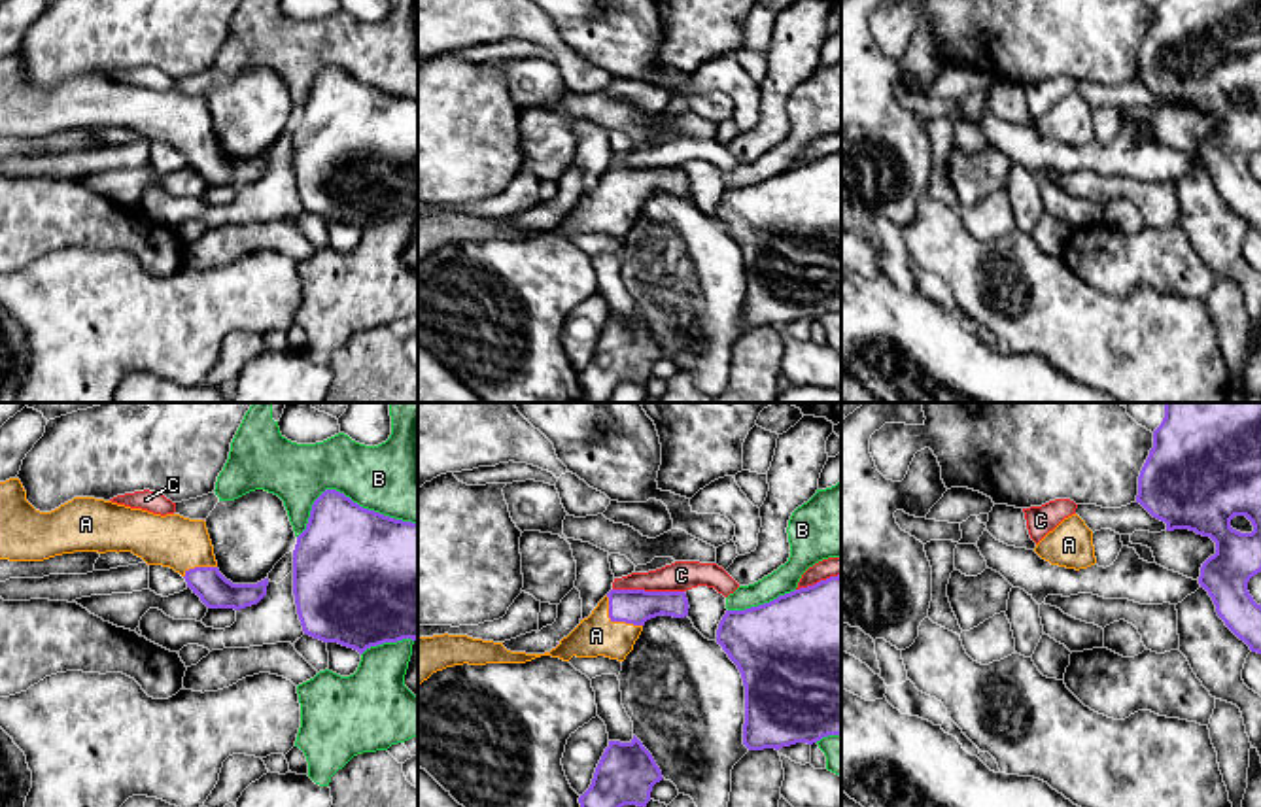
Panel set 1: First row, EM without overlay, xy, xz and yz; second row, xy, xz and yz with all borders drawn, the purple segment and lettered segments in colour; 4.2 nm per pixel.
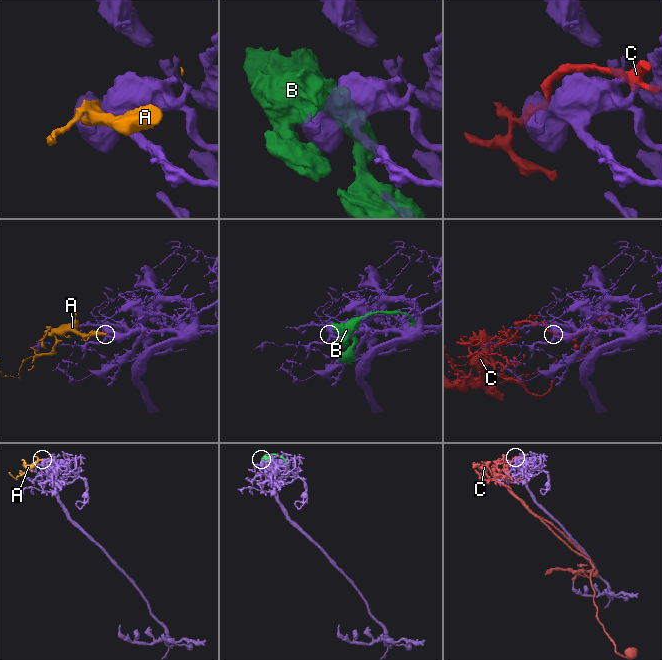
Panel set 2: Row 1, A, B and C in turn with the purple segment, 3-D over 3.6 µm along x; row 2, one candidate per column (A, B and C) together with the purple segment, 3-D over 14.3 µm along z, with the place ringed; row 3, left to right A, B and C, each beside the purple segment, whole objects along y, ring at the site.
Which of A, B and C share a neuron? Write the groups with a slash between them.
A / B / C

